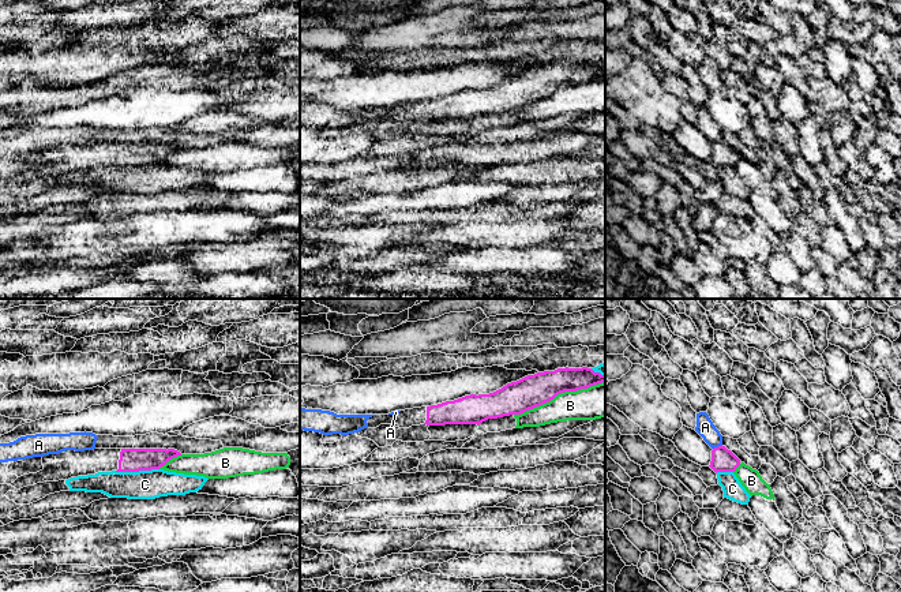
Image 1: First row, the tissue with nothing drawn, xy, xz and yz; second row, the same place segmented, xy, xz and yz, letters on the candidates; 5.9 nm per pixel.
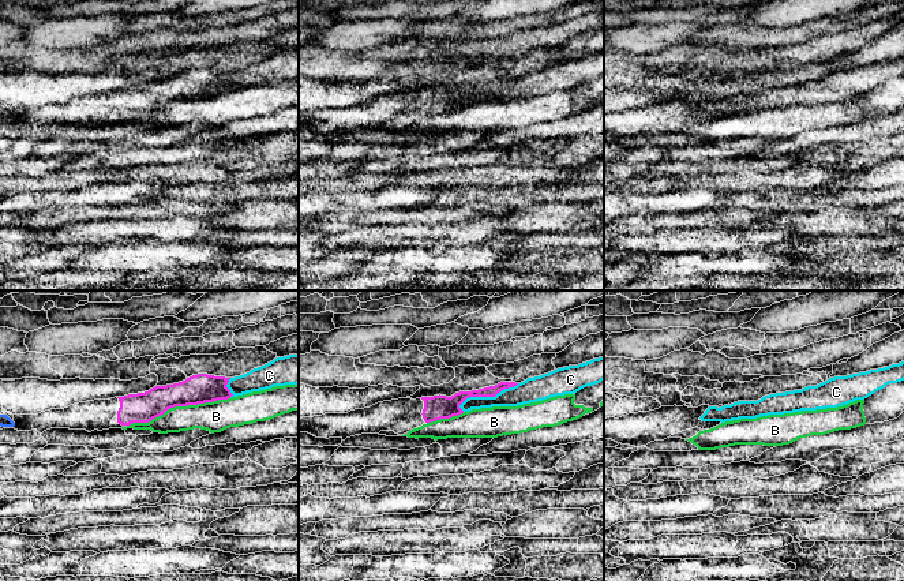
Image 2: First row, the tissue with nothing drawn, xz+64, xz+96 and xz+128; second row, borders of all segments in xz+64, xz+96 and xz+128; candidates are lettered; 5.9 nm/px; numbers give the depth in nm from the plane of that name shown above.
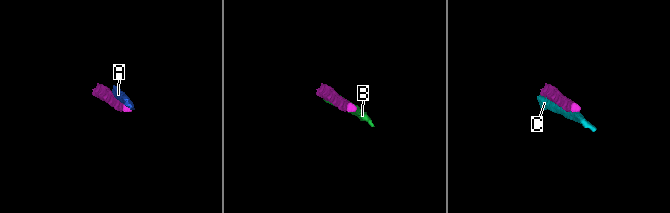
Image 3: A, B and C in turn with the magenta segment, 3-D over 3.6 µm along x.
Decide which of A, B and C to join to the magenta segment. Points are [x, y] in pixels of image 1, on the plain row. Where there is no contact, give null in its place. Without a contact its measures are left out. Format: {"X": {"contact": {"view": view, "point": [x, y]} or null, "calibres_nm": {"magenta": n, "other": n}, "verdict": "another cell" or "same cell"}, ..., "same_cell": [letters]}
{"A": {"contact": {"view": "yz", "point": [719, 141]}, "calibres_nm": {"magenta": 140, "other": 110}, "verdict": "another cell"}, "B": {"contact": {"view": "xz", "point": [559, 87]}, "calibres_nm": {"magenta": 190, "other": 200}, "verdict": "another cell"}, "C": {"contact": {"view": "xy", "point": [136, 165]}, "calibres_nm": {"magenta": 140, "other": 180}, "verdict": "another cell"}, "same_cell": []}

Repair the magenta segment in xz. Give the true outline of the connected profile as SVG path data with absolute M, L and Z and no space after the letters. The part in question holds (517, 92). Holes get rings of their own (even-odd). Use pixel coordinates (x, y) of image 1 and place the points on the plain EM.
M558 63L528 70L507 78L489 89L470 89L438 100L401 105L398 109L375 109L367 115L368 123L391 119L412 120L477 119L488 113L521 109L553 94L564 86L577 86L605 76L605 70L592 63Z

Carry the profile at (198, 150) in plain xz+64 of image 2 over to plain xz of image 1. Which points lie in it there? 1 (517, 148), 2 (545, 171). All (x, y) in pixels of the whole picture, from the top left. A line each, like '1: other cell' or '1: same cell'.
1: same cell
2: other cell

